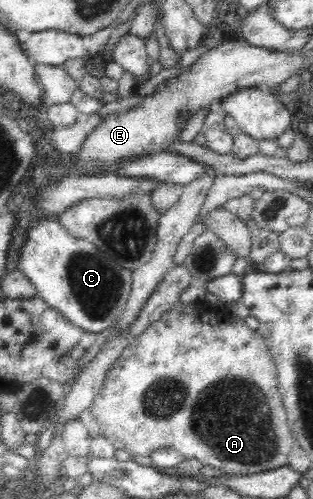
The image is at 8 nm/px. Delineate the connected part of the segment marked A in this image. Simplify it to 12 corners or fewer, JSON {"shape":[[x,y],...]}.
{"shape":[[179,301],[90,409],[234,476],[296,445],[262,336]]}

